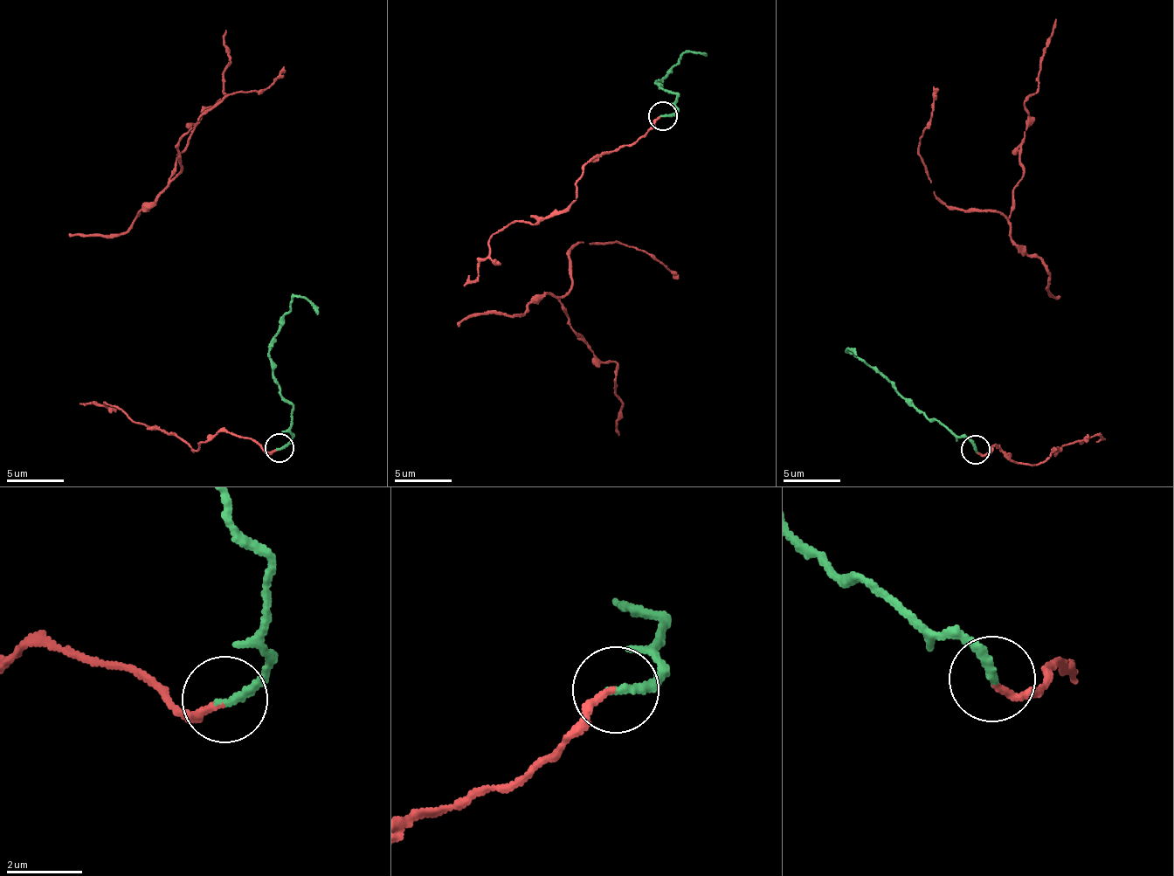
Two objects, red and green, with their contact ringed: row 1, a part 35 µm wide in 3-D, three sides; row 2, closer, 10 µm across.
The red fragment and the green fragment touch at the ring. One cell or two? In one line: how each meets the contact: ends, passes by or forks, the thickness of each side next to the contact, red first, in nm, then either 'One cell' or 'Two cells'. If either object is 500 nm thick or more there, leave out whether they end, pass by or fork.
At the ring red ends. At the ring green ends. Thickness 160 nm (red) against 200 nm. Two cells

